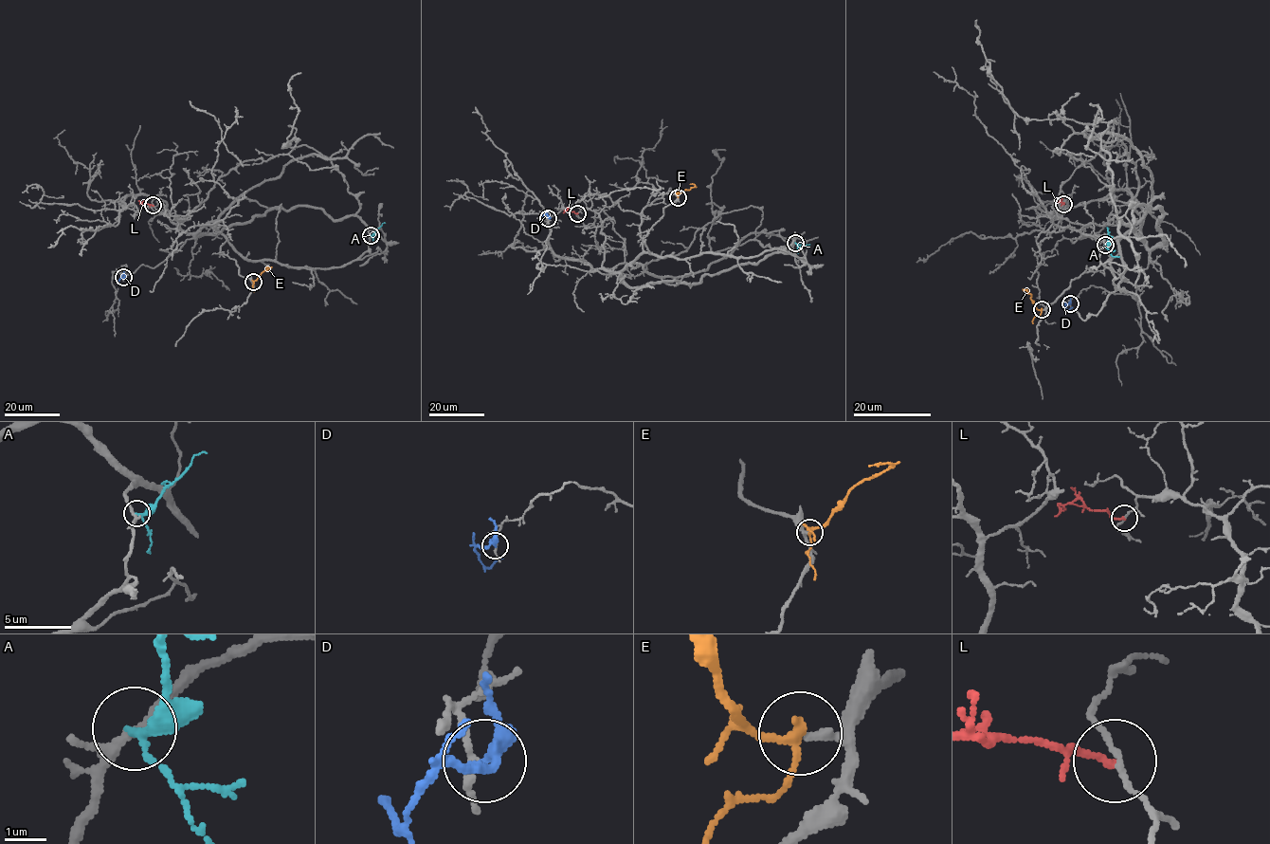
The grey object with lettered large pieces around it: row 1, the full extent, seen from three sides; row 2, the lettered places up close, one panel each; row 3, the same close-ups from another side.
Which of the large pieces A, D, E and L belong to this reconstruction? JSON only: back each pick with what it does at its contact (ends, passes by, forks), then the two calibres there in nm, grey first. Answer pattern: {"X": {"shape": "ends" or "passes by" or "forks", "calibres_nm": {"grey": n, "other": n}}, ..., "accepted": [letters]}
{"E": {"shape": "passes by", "calibres_nm": {"grey": 140, "other": 190}}, "accepted": ["E"]}

